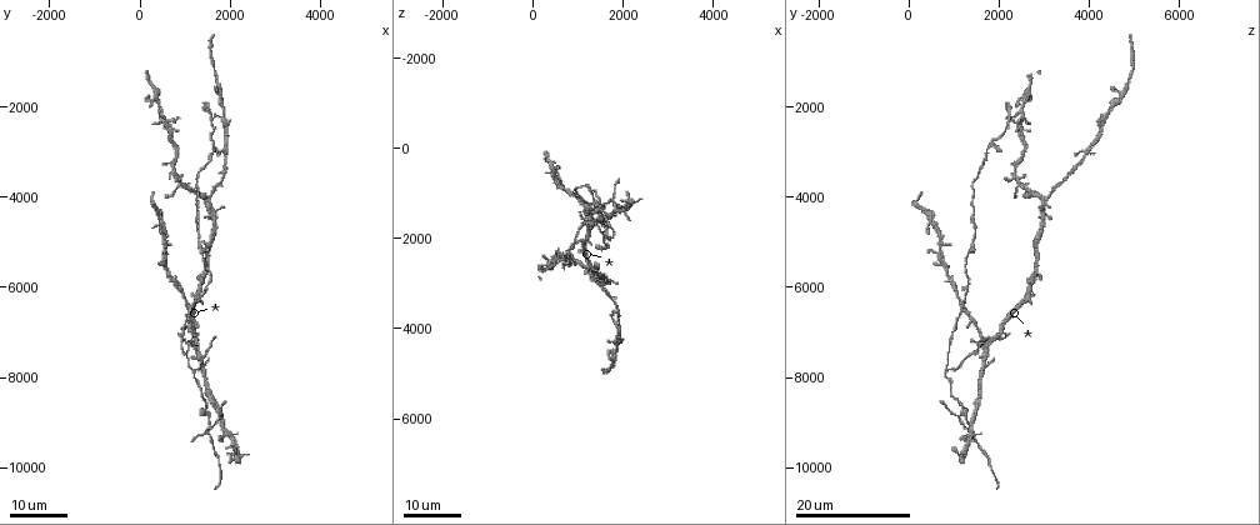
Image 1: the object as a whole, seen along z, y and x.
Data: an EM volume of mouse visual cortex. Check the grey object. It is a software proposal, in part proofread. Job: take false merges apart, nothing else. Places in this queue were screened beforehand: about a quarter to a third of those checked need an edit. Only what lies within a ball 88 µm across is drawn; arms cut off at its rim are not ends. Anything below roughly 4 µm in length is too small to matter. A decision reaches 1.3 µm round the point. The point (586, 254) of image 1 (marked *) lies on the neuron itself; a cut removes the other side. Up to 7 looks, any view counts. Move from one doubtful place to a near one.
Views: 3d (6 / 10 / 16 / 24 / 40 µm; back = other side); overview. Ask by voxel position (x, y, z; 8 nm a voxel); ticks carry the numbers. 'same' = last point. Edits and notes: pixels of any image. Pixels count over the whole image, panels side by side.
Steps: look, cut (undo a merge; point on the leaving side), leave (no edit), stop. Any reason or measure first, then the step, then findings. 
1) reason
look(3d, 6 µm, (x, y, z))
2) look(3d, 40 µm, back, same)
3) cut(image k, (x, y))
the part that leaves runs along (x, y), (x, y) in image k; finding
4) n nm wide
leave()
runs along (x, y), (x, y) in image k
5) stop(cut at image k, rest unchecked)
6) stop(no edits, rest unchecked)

looks like a crossing
look(3d, 24 µm, (1200, 6350, 1200))

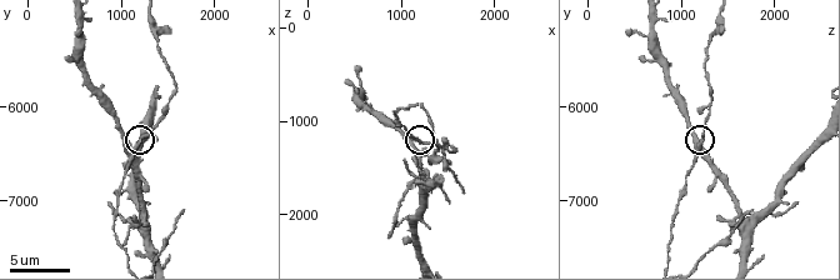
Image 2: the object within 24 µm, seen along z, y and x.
look(3d, 10 µm, (1150, 6400, 1200))

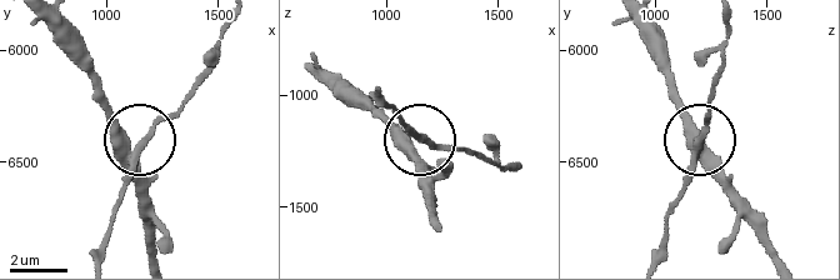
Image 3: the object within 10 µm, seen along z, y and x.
look(3d, 6 µm, (1130, 6430, 1180))

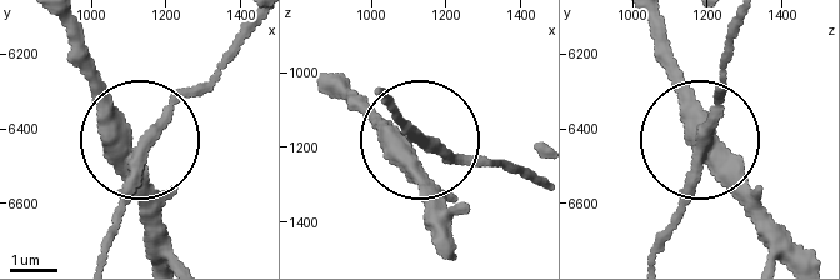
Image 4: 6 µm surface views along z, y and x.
380 nm wide
leave()
runs along (809, 254), (714, 146), (658, 55) in image 4; one neuron here

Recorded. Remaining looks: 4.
four or more arms meet
look(3d, 24 µm, (1500, 9100, 1250))

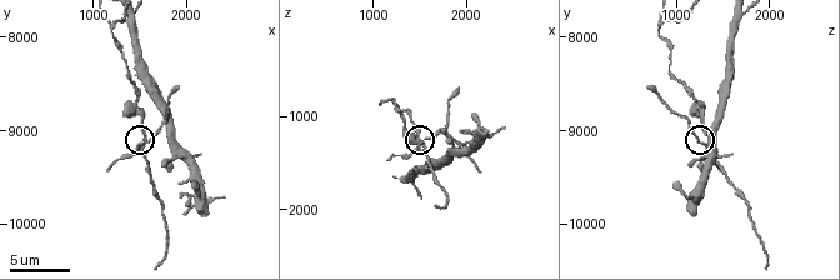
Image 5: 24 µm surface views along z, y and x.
closer look
look(3d, 6 µm, (1500, 9150, 1300))

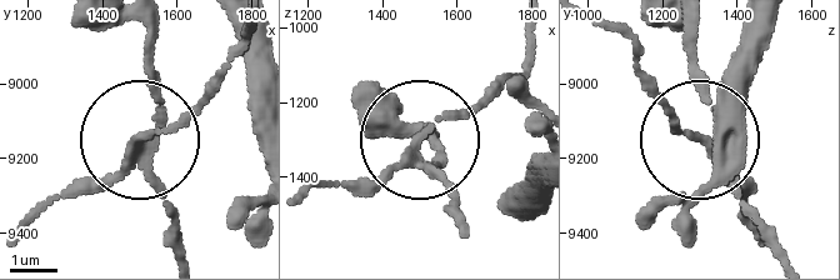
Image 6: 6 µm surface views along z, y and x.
160 nm wide
cut(image 6, (80, 191))
the part that leaves runs along (136, 154), (196, 99), (244, 23) in image 6; two neurons meet here

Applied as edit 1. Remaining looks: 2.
arms part here
look(3d, 10 µm, (1200, 7850, 850))

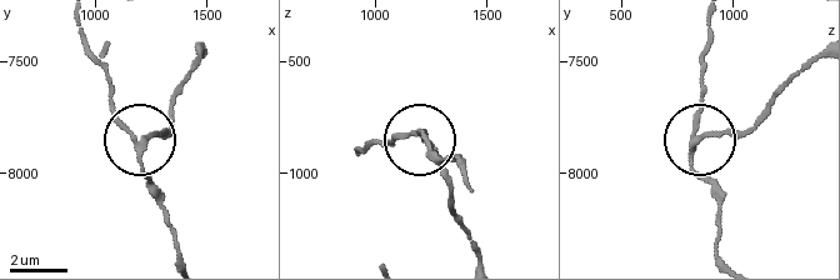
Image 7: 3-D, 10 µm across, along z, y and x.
other side
look(3d, 10 µm, back, (1220, 7840, 850))

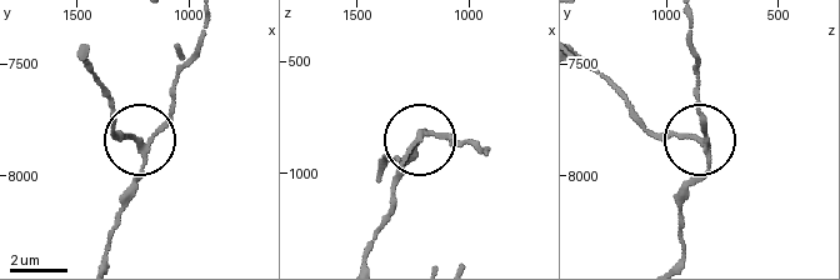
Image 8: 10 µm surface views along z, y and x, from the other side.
side arm 11 µm; 3 arms
cut(image 8, (120, 134))
two neurons meet here

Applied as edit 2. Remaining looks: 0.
stop(cut at image 6, cut at image 8, rest unchecked)

